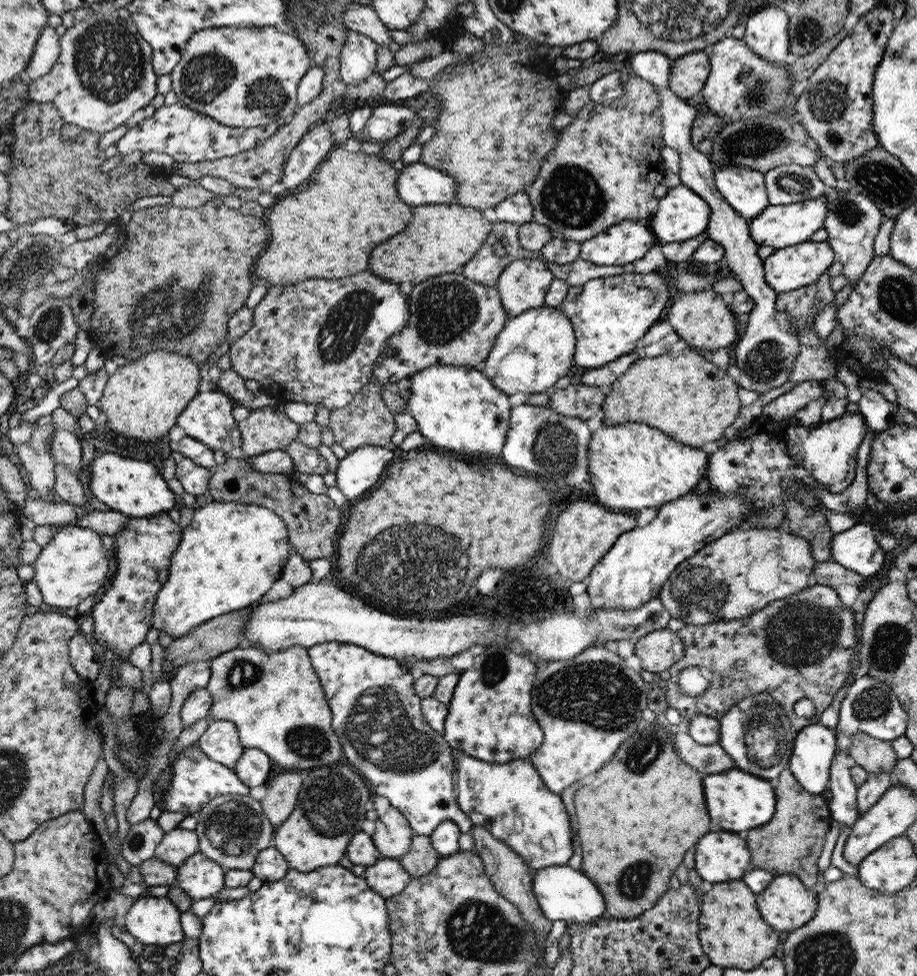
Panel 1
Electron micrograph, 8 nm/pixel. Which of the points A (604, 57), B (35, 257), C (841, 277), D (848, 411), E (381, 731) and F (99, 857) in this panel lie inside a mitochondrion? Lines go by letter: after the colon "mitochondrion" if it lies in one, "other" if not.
A: other
B: mitochondrion
C: other
D: other
E: mitochondrion
F: other

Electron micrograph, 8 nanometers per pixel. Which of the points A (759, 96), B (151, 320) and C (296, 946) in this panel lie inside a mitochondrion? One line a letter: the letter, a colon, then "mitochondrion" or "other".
A: mitochondrion
B: mitochondrion
C: mitochondrion

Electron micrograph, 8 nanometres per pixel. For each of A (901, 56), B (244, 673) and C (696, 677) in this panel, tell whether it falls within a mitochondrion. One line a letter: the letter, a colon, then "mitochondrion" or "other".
A: mitochondrion
B: mitochondrion
C: other

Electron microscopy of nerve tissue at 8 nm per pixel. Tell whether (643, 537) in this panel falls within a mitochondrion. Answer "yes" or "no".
no

